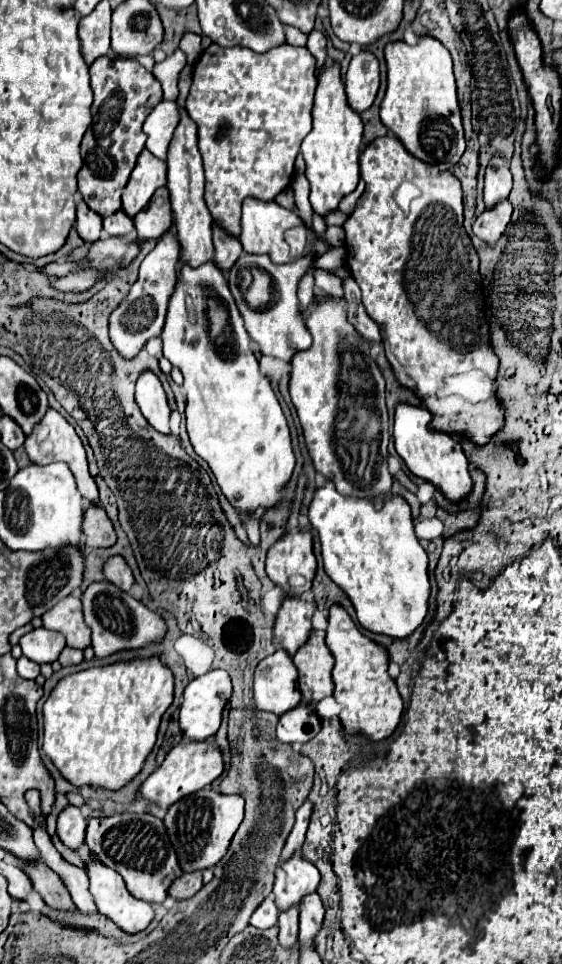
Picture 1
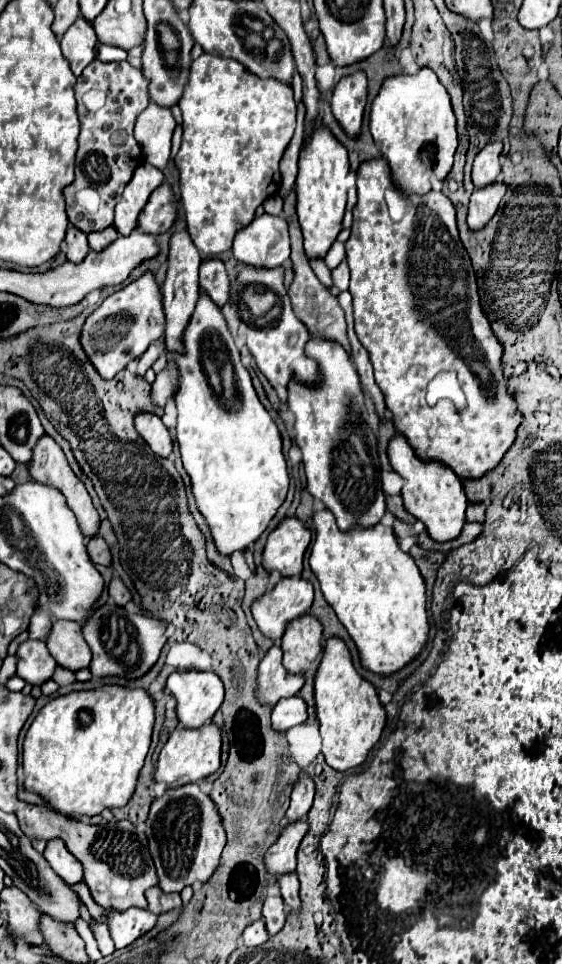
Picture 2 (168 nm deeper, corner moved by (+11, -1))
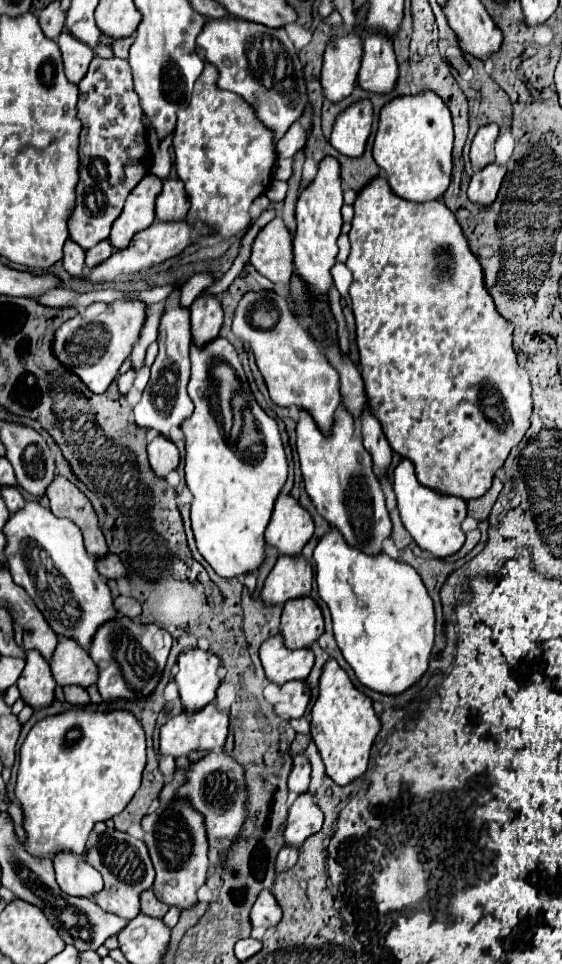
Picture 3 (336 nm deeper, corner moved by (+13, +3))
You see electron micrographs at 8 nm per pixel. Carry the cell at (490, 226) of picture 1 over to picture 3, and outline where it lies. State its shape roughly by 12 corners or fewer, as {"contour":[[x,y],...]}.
{"contour":[[489,164],[475,172],[469,200],[491,206],[497,198],[505,166]]}

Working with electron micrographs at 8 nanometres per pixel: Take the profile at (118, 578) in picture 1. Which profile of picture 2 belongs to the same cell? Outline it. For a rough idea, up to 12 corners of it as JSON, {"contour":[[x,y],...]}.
{"contour":[[119,576],[109,584],[109,596],[115,604],[125,606],[133,598]]}

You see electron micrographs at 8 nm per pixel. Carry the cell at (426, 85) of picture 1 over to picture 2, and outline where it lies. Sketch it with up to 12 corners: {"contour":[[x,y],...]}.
{"contour":[[433,70],[387,78],[369,130],[405,196],[445,180],[457,150]]}

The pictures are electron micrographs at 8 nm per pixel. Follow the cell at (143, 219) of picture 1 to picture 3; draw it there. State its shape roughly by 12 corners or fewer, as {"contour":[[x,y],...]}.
{"contour":[[165,180],[157,222],[179,222],[189,200],[181,180]]}

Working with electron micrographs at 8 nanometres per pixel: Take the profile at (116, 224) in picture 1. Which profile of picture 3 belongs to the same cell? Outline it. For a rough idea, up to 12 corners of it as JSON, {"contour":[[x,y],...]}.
{"contour":[[101,240],[87,250],[87,268],[109,258],[113,246]]}

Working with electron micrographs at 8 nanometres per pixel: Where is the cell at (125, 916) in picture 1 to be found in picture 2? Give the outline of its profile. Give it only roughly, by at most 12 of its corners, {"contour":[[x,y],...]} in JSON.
{"contour":[[149,910],[109,912],[115,948],[127,948],[157,922]]}

